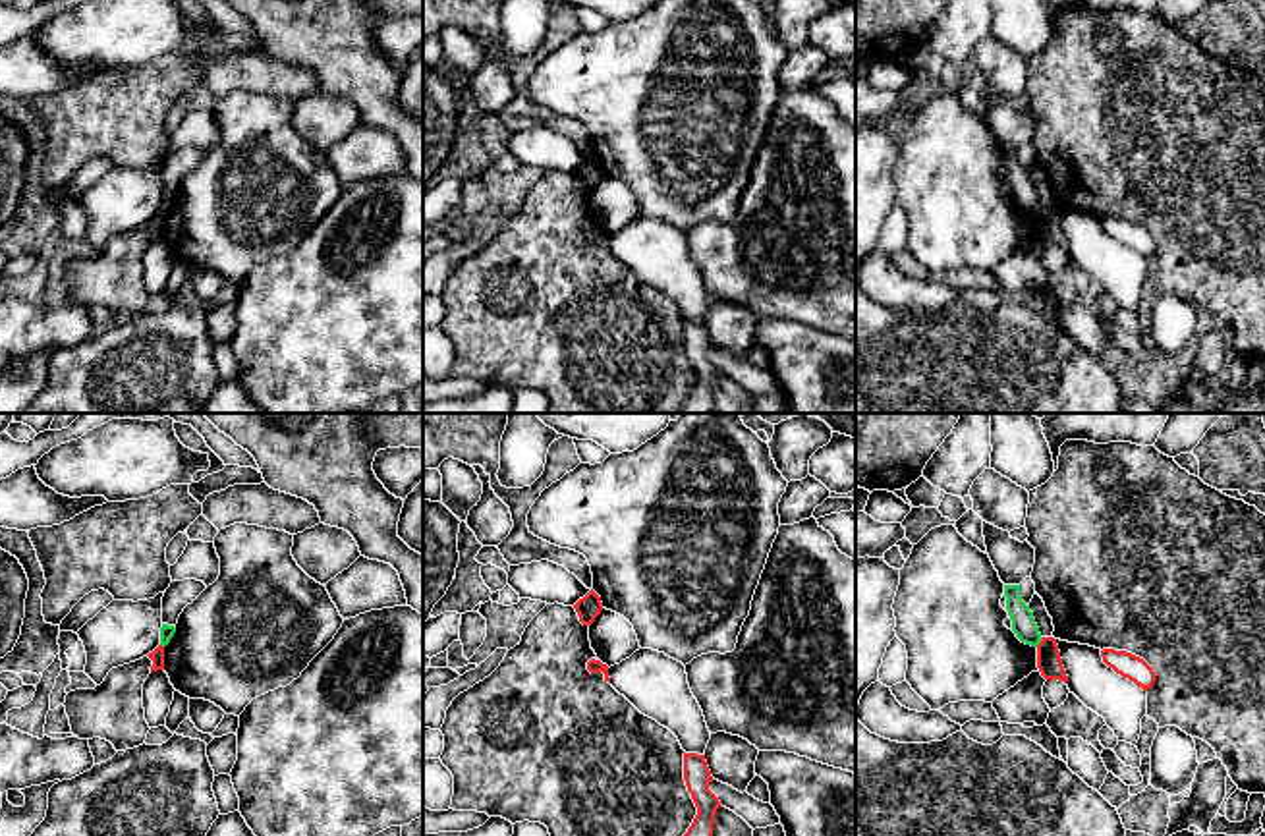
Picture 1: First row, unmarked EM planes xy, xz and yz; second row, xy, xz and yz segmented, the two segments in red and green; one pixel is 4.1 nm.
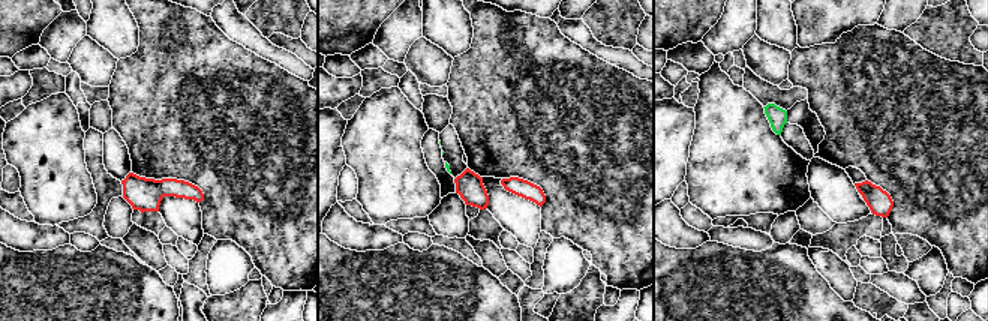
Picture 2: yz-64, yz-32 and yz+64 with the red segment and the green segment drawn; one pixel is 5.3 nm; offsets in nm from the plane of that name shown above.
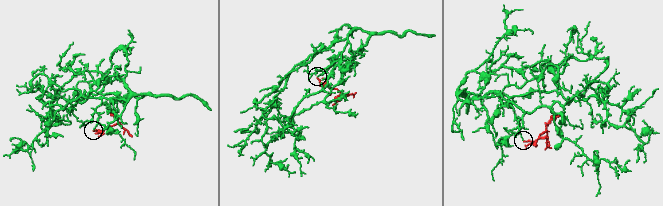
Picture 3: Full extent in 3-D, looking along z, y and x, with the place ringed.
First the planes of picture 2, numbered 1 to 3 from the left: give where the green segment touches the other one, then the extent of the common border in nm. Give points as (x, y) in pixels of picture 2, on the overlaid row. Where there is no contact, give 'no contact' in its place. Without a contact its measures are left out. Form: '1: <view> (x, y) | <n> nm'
1: no contact
2: no contact
3: no contact

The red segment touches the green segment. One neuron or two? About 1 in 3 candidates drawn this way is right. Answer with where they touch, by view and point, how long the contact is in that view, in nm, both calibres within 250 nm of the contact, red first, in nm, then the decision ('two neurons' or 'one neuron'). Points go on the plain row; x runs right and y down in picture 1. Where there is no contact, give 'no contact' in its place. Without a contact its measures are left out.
contact yz (1041, 209); length 50 nm; calibres 110 and 100 nm; two neurons

